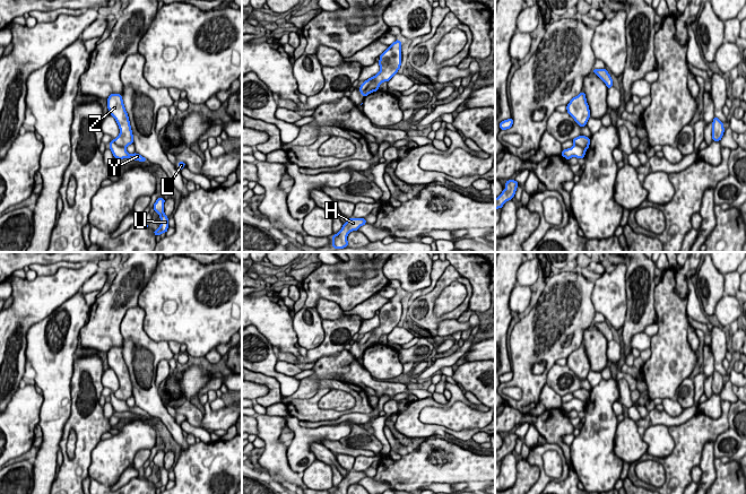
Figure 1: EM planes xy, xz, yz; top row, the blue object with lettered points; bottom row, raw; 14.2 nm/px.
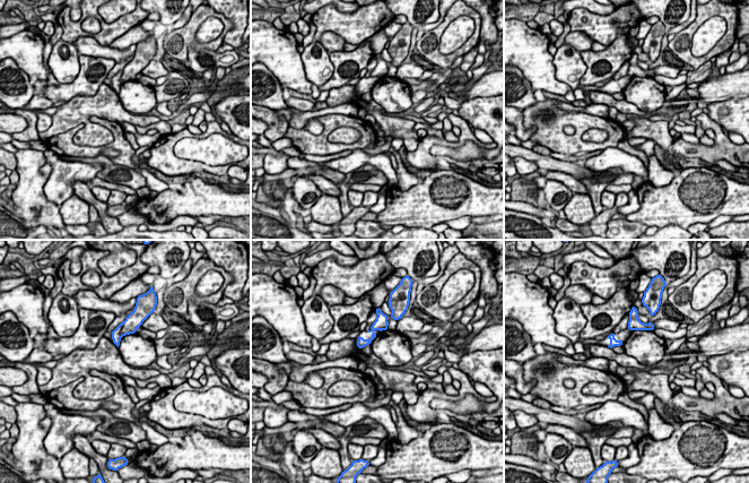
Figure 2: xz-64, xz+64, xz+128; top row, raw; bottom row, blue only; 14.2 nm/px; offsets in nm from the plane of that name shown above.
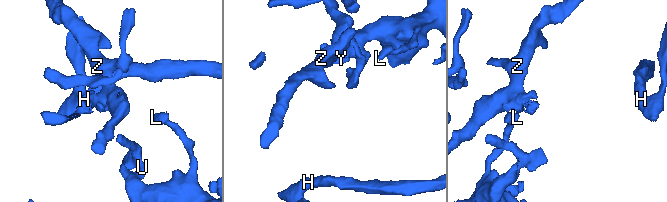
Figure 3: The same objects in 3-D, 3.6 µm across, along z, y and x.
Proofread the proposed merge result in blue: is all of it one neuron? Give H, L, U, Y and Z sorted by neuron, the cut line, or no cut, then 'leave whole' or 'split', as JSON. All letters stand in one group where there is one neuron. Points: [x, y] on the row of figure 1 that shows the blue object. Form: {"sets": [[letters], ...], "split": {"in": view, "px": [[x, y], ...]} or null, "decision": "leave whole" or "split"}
{"sets": [["H", "L", "U", "Y", "Z"]], "split": null, "decision": "leave whole"}

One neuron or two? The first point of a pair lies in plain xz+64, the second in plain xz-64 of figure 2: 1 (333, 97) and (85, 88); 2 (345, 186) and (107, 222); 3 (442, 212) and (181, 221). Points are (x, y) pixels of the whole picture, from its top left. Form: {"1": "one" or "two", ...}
{"1": "two", "2": "two", "3": "two"}

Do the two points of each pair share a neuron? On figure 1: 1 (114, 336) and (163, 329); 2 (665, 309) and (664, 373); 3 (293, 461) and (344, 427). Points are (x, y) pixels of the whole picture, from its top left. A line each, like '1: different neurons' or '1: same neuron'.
1: different neurons
2: same neuron
3: same neuron

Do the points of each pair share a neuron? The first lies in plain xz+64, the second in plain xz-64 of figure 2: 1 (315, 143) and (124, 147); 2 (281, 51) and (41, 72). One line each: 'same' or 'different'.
1: same
2: same

